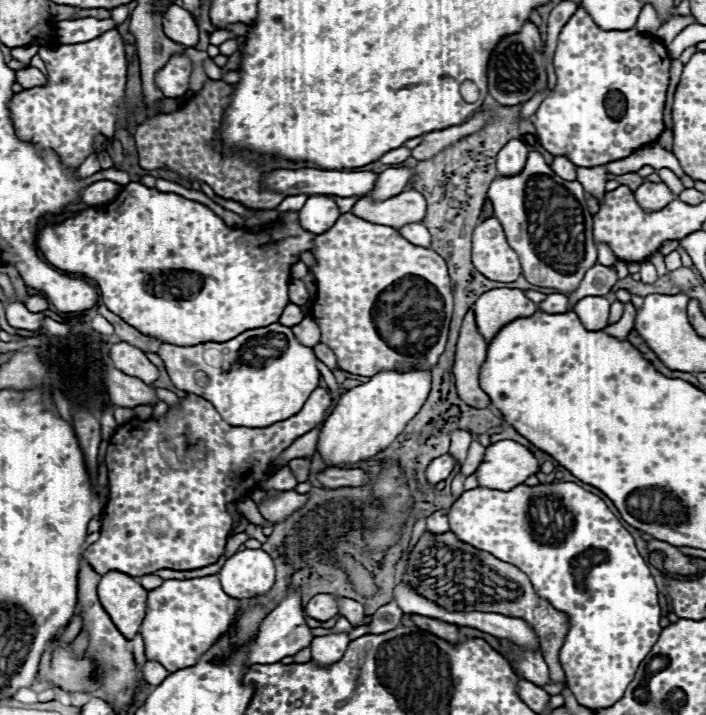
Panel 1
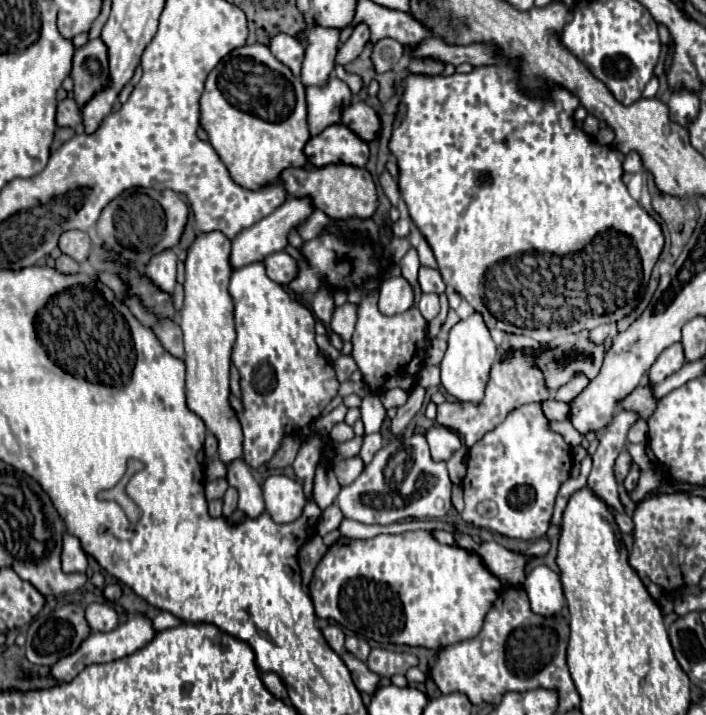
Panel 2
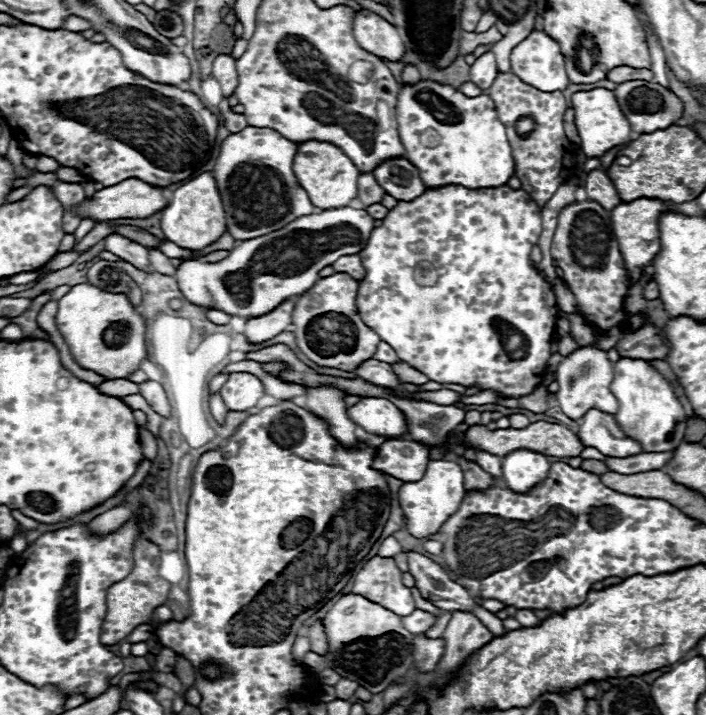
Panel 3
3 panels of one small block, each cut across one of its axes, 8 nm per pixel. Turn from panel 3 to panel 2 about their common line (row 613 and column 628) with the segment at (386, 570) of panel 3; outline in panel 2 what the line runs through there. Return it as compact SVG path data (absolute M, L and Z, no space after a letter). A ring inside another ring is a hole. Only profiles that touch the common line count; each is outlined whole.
M650 382L636 386L634 392L624 396L622 400L618 400L618 408L628 410L628 412L636 412L642 420L648 420L658 406L658 398L654 396L652 390L654 390L654 386Z

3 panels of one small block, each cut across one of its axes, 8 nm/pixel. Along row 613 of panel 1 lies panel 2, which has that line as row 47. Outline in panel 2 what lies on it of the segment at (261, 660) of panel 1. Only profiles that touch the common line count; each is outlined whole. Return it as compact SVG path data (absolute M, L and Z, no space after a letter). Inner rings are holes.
M280 34L274 36L270 42L270 50L276 56L278 62L282 62L284 66L288 66L292 70L294 76L300 76L300 64L304 58L304 46L288 34Z

